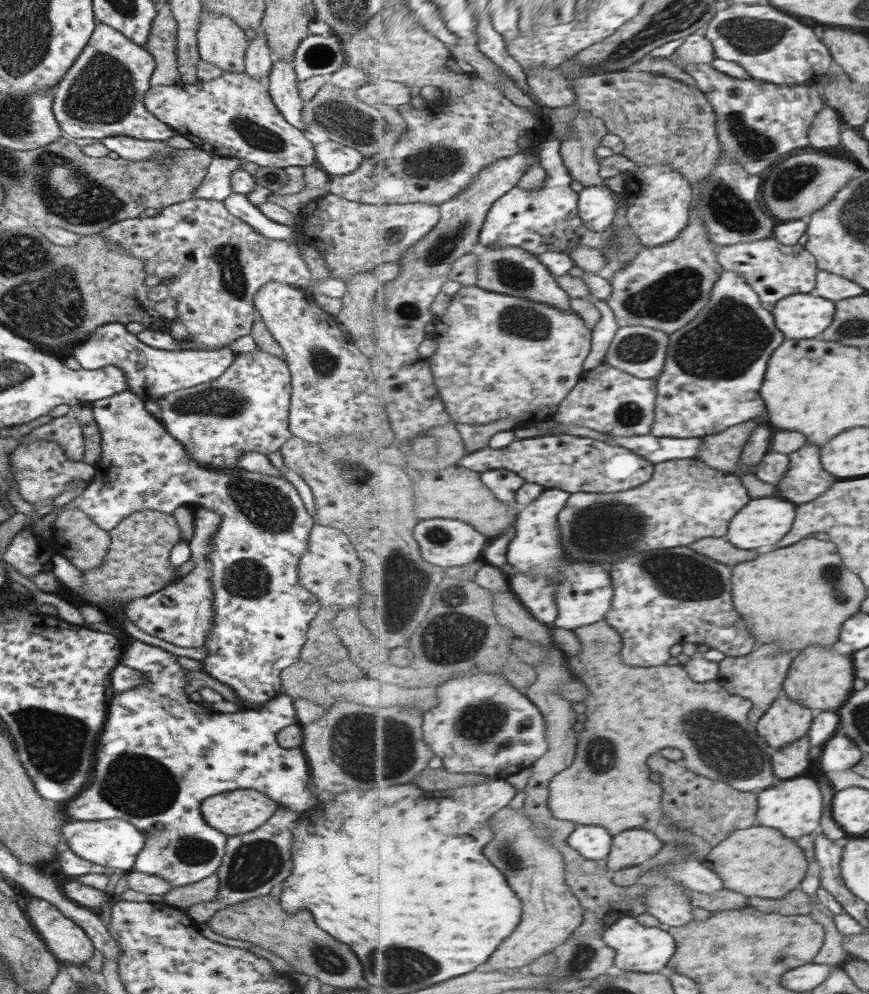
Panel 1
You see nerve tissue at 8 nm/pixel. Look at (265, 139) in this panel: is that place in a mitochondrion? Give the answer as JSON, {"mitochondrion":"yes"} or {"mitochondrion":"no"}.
{"mitochondrion":"yes"}

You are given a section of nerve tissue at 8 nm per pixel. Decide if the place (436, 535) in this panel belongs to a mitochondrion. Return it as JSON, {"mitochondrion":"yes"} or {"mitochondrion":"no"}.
{"mitochondrion":"yes"}

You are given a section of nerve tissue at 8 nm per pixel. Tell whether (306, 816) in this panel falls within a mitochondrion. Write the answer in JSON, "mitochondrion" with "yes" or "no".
{"mitochondrion":"no"}

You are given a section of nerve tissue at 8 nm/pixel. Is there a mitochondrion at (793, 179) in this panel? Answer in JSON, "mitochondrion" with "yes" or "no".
{"mitochondrion":"yes"}

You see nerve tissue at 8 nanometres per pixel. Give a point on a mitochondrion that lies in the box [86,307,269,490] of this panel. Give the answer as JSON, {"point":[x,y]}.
{"point":[226,403]}

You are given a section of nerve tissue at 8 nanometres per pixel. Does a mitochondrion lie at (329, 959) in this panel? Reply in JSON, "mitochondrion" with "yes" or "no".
{"mitochondrion":"yes"}

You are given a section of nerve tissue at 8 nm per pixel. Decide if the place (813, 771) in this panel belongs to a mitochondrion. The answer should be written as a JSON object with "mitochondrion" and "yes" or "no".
{"mitochondrion":"no"}

